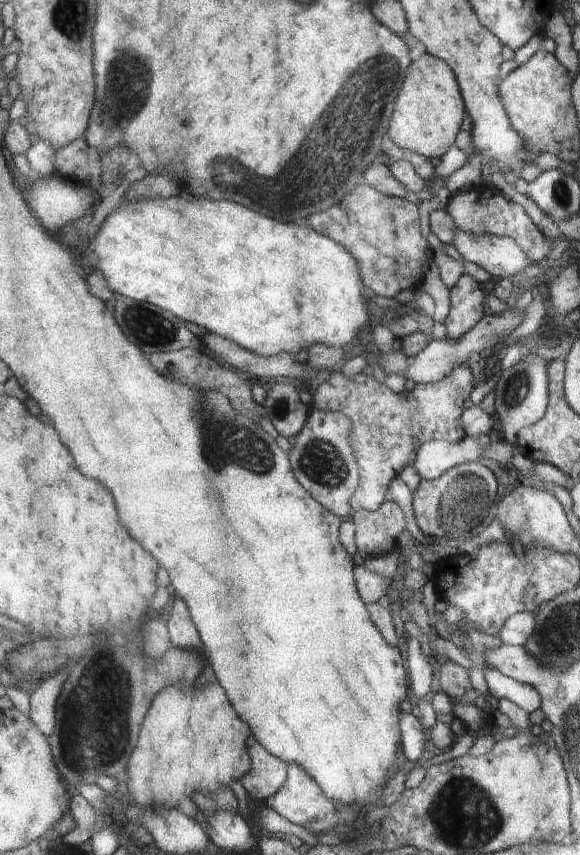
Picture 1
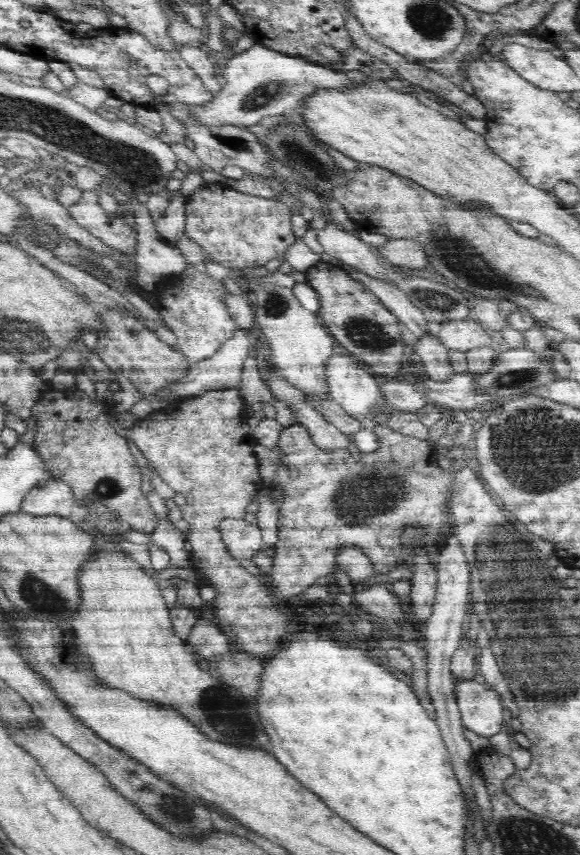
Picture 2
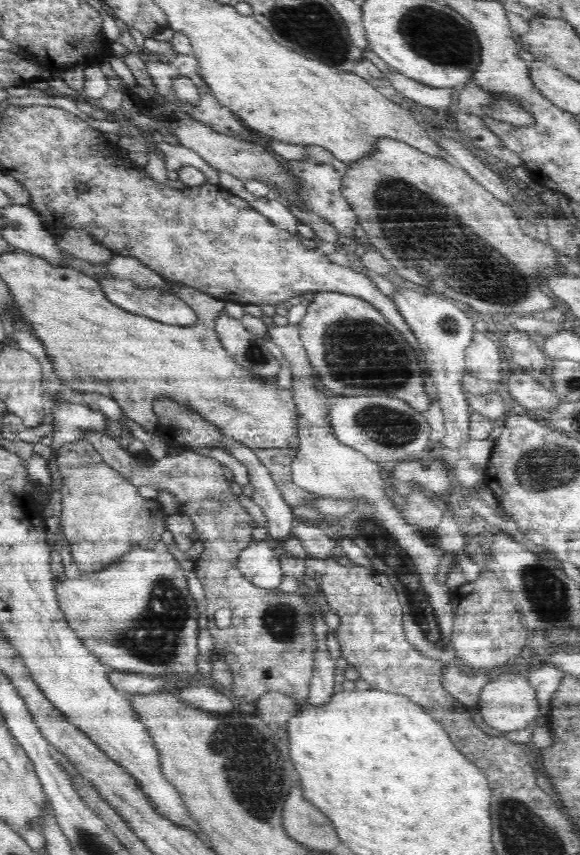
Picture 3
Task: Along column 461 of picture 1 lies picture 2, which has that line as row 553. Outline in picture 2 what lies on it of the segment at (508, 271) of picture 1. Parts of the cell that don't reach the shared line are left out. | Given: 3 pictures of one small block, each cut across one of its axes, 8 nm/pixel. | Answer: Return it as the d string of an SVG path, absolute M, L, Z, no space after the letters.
M223 517L219 521L219 534L229 553L235 559L248 559L261 550L263 543L261 530L256 524L246 522L244 519Z

